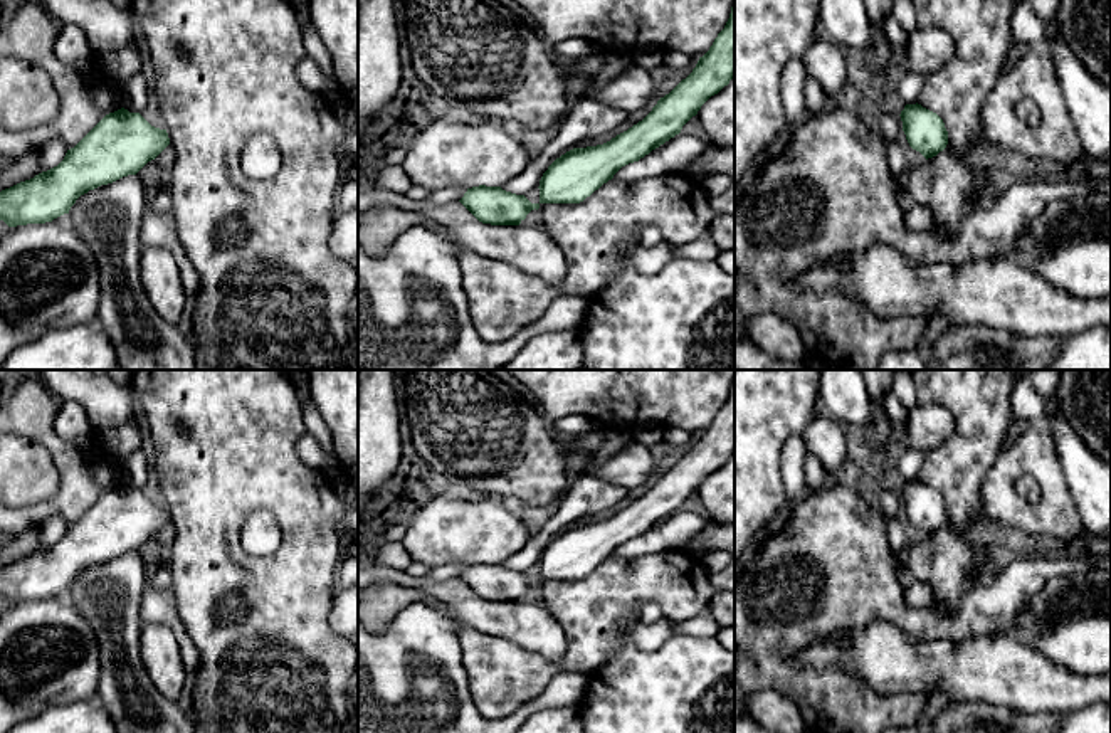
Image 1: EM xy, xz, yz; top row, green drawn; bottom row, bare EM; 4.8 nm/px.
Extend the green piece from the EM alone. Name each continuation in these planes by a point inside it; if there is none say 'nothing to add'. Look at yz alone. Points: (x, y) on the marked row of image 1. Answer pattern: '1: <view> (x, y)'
nothing to add

